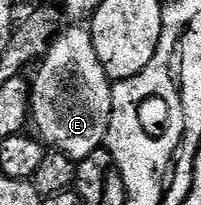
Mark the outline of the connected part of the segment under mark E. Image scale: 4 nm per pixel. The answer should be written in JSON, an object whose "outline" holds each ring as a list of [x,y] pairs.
{"outline":[[[73,25],[65,36],[62,34],[50,46],[48,55],[40,64],[37,100],[33,103],[40,138],[50,148],[74,161],[84,161],[106,146],[114,112],[115,87],[97,55],[94,32],[84,31],[81,27],[84,26]]]}

